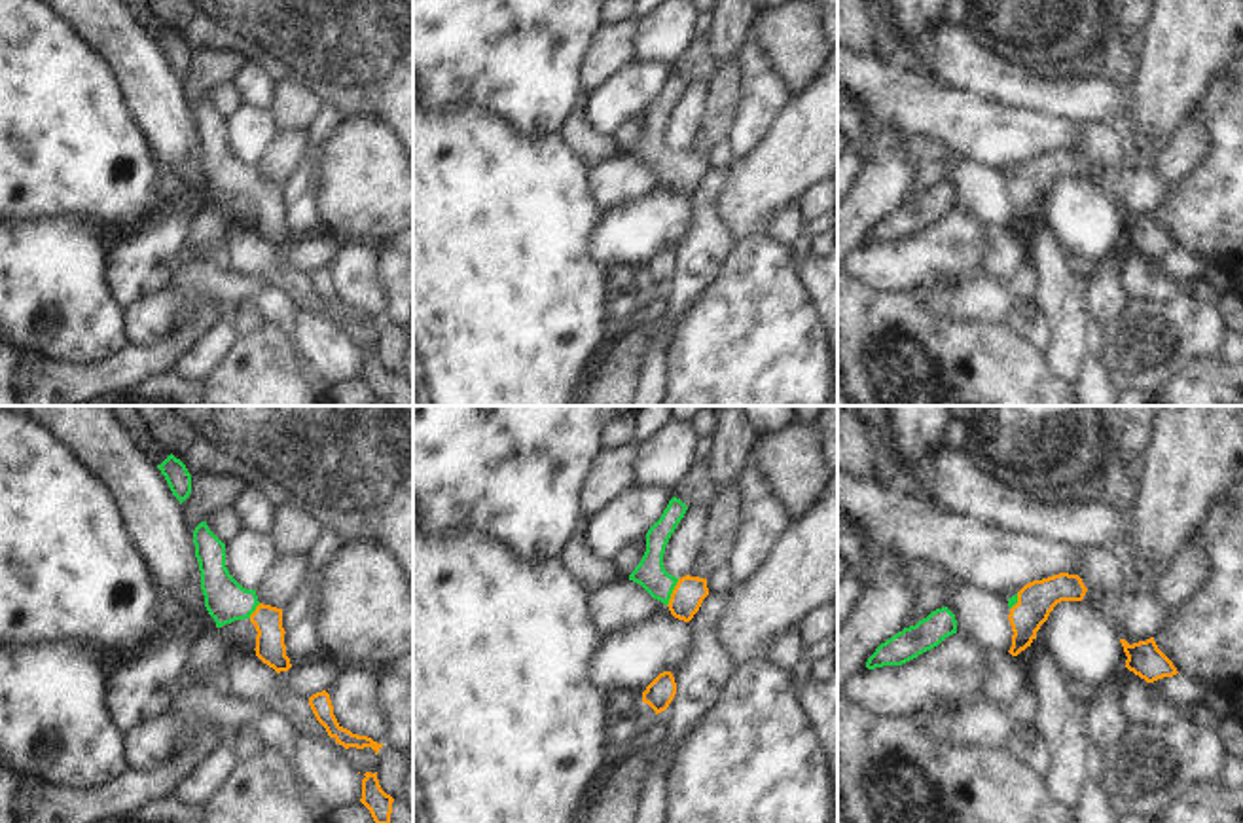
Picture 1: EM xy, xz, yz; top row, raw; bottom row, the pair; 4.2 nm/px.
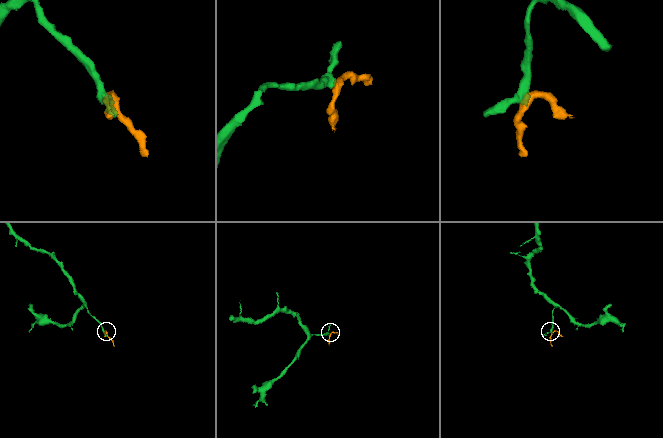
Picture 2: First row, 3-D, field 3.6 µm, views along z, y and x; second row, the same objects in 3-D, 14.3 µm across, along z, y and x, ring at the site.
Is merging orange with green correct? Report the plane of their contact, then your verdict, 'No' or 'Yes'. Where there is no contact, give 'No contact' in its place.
Touches orange in xz. Yes

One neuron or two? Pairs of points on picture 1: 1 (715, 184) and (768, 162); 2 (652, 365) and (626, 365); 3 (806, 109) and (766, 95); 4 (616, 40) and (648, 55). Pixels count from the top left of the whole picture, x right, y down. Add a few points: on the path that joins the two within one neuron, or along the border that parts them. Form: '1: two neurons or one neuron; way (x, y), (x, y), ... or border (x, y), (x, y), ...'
1: two neurons; border (730, 169), (715, 201), (715, 209), (726, 226)
2: two neurons; border (669, 332), (664, 332), (652, 344), (635, 385)
3: two neurons; border (792, 93), (762, 139)
4: two neurons; border (639, 21), (633, 33), (633, 57), (605, 82)

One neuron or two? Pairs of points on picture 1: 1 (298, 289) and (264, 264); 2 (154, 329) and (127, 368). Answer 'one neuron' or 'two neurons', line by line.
1: one neuron
2: two neurons

